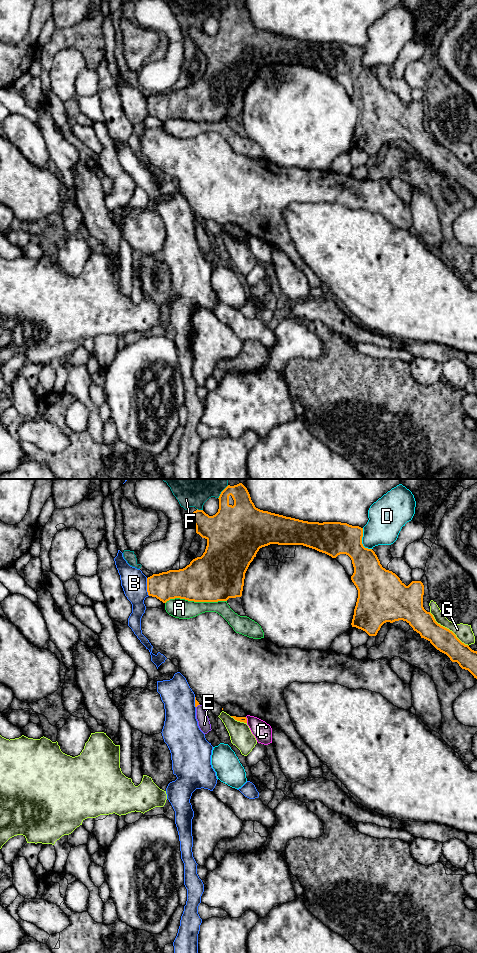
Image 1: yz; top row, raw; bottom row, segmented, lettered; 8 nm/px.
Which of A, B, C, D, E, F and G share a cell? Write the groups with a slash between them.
A / B / C / D / E / F / G

